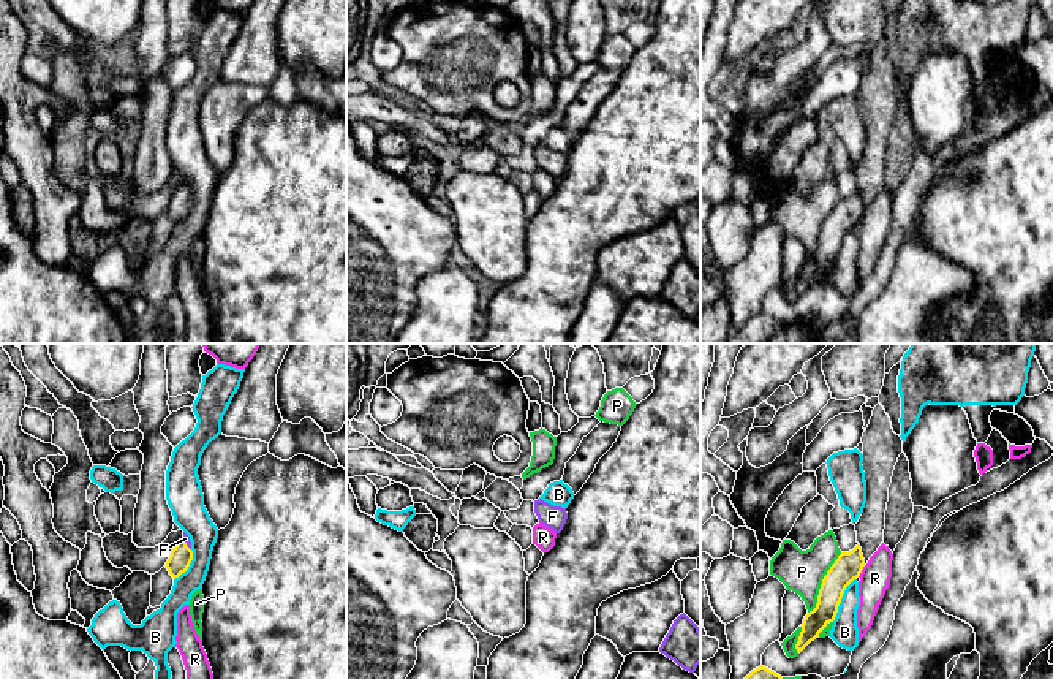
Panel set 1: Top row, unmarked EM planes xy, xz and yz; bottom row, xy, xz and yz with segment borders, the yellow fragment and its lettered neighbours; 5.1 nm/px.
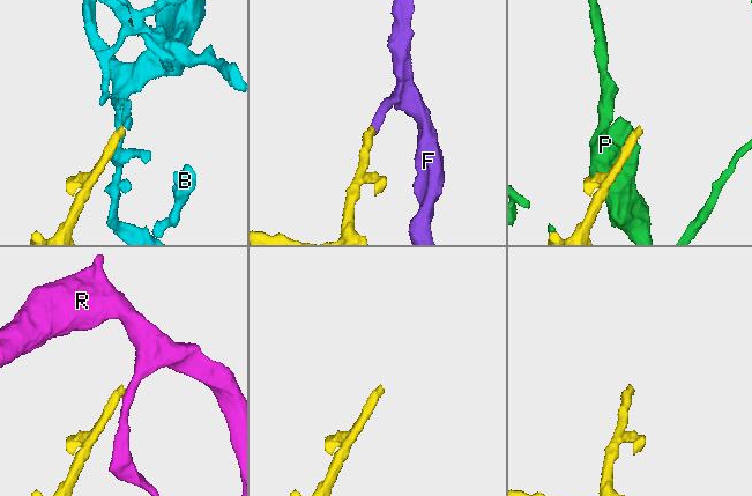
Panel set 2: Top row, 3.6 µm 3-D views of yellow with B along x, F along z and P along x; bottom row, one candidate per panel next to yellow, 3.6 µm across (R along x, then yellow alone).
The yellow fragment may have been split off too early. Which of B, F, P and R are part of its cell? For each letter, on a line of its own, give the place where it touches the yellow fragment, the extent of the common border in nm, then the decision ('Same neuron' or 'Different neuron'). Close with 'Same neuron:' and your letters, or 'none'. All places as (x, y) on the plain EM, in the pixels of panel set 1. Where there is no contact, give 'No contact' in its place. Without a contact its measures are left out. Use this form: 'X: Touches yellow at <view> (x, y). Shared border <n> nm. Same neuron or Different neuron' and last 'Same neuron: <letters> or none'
B: Touches yellow at yz (840, 246). Shared border 260 nm. Different neuron
F: Touches yellow at xy (185, 190). Shared border 80 nm. Same neuron
P: Touches yellow at yz (822, 228). Shared border 360 nm. Different neuron
R: Touches yellow at yz (860, 217). Shared border 70 nm. Different neuron
Same neuron: F

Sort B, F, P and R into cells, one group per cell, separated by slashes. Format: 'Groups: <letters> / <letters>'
Groups: B / F / P / R

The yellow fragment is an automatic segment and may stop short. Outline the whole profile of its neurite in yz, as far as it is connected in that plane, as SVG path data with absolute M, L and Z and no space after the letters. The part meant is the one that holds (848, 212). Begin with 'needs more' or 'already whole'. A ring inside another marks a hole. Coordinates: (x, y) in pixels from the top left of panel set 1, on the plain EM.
already whole | M860 190L849 198L841 198L822 225L817 248L802 269L795 290L800 299L819 279L835 266L846 233L860 222L865 211Z

